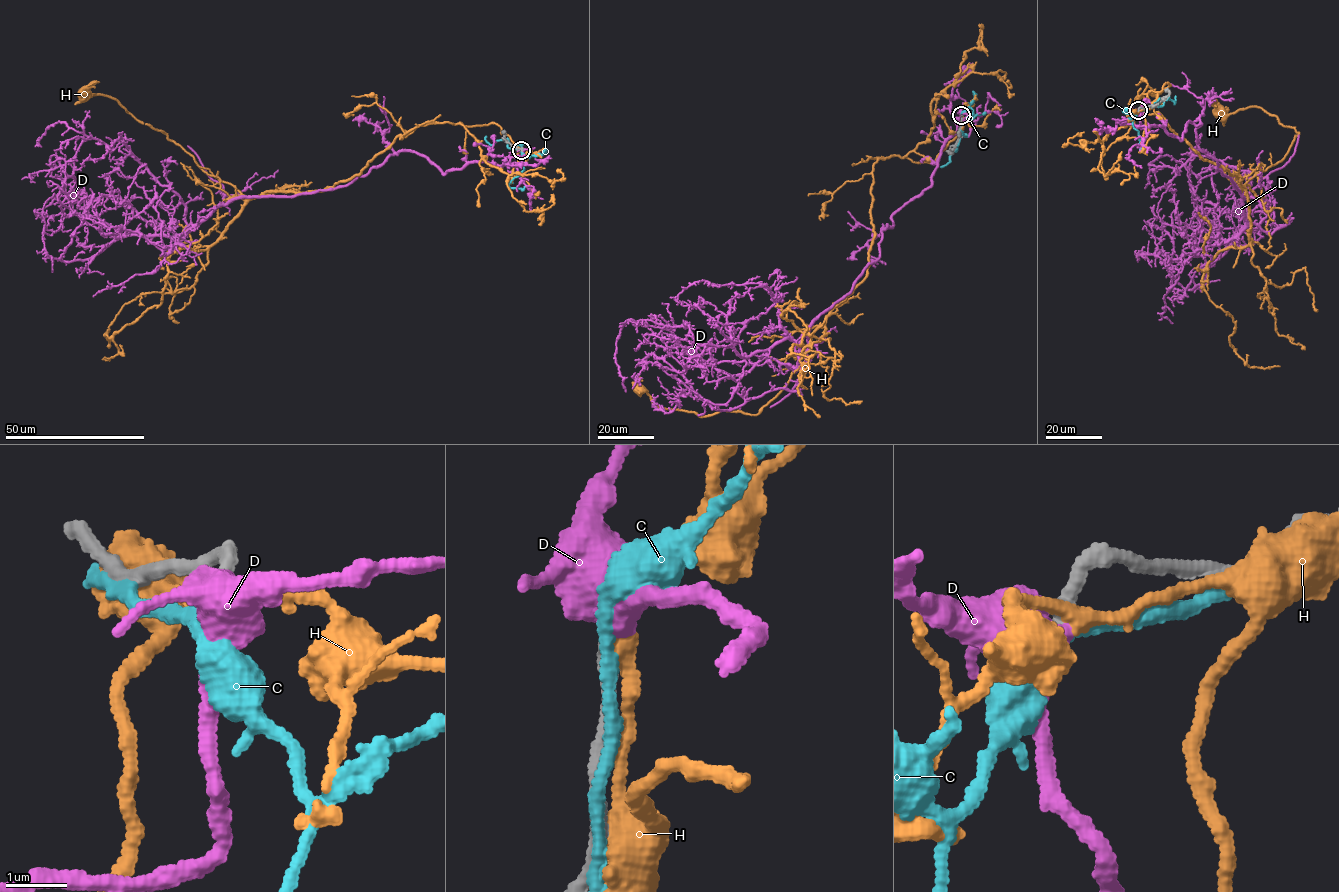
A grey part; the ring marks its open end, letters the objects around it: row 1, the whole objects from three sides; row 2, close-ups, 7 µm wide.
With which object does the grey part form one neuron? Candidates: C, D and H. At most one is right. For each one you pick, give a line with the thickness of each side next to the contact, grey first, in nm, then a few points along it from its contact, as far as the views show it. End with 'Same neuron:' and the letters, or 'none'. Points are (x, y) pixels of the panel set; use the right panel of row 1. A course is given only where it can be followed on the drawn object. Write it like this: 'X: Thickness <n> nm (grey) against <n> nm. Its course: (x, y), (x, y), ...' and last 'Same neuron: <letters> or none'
D: Thickness 240 nm (grey) against 380 nm. Its course: (1137, 110), (1181, 139), (1200, 124), (1259, 223), (1247, 172), (1148, 165), (1210, 168)
Same neuron: D

